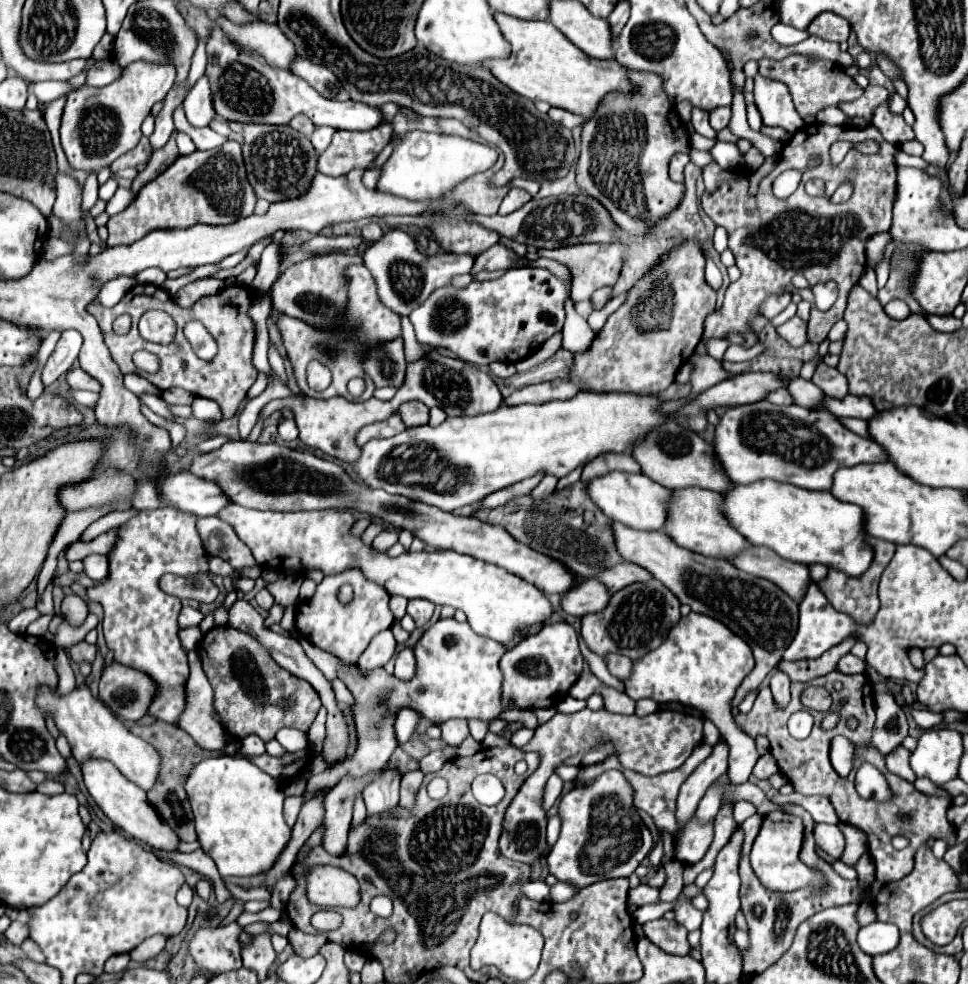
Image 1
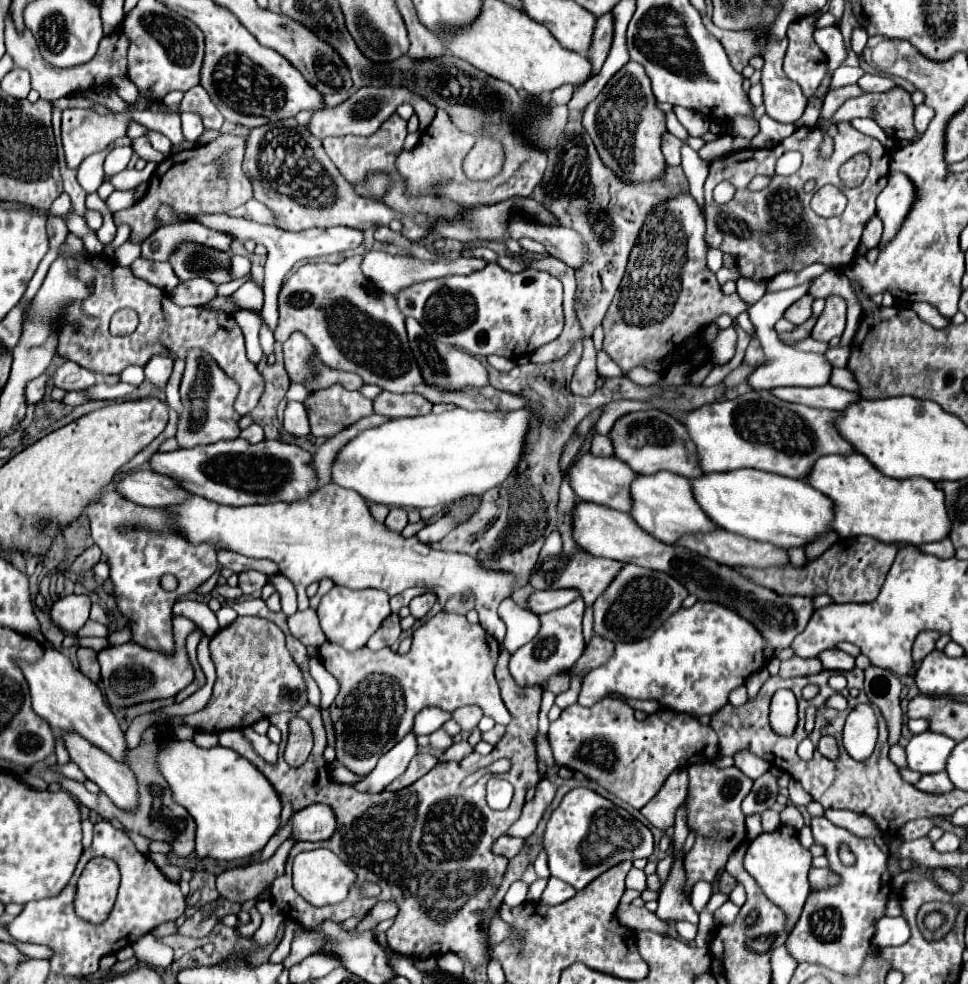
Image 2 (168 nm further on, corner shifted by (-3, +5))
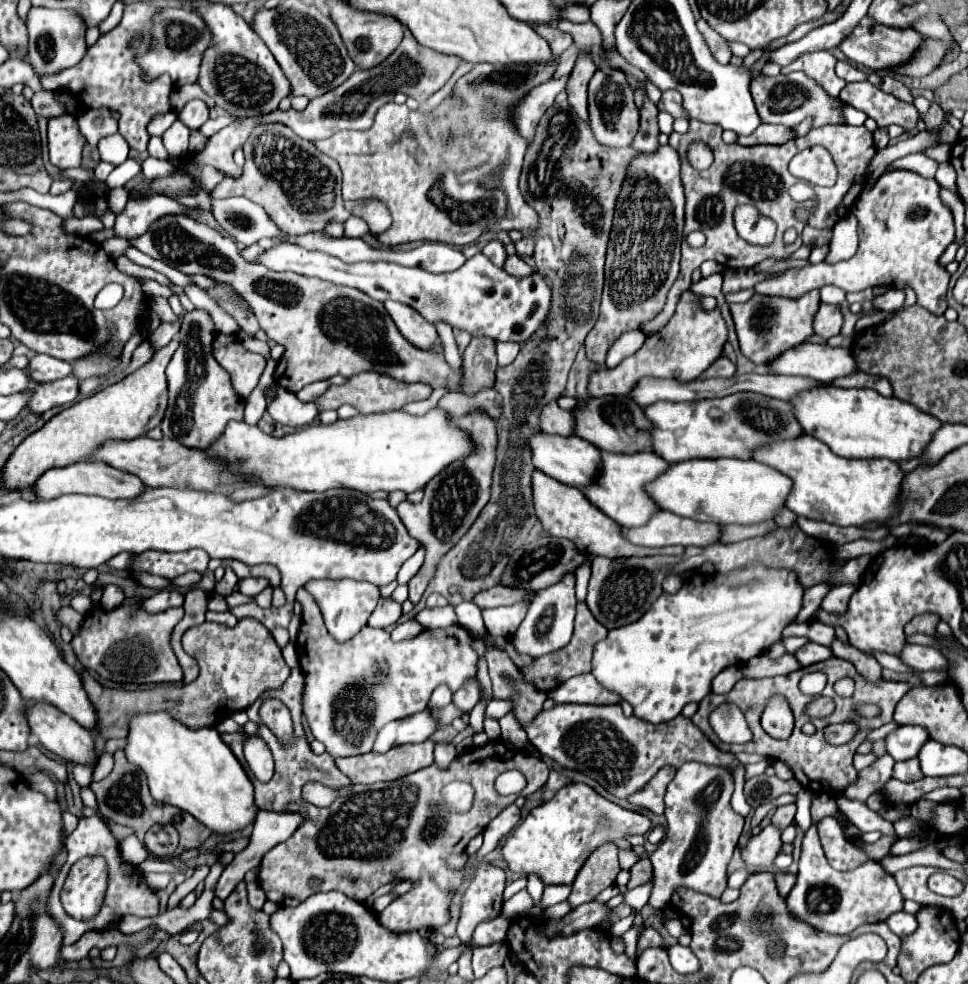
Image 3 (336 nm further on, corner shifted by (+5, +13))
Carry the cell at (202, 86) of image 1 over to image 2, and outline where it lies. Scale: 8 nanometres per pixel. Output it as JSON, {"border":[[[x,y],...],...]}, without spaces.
{"border":[[[183,112],[181,114],[181,122],[183,122],[183,136],[185,136],[185,140],[195,142],[203,134],[201,116],[197,116],[193,112]]]}

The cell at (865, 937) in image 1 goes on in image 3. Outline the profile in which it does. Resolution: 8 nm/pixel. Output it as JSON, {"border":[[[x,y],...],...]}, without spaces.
{"border":[[[895,912],[895,914],[891,914],[891,916],[885,920],[885,924],[887,924],[887,926],[891,928],[891,932],[897,934],[897,936],[907,936],[907,934],[911,934],[911,932],[917,928],[915,916],[913,916],[913,914],[907,914],[907,912]]]}

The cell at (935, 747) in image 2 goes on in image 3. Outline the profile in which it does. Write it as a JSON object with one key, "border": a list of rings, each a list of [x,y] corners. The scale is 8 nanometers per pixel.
{"border":[[[899,726],[887,738],[887,752],[895,760],[909,760],[915,758],[921,746],[929,740],[929,732],[923,726]]]}

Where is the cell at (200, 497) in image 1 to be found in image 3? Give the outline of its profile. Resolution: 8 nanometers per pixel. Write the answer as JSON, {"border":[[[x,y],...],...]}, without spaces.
{"border":[[[87,460],[65,466],[65,468],[51,468],[37,480],[33,488],[33,492],[43,500],[53,500],[61,494],[95,494],[111,500],[117,500],[117,498],[131,500],[131,498],[137,498],[143,490],[145,490],[145,484],[139,478],[133,478],[133,474],[125,470],[117,470],[107,462],[87,462]]]}

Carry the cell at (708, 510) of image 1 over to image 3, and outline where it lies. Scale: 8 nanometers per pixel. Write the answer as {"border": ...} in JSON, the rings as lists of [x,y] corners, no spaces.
{"border":[[[603,452],[603,466],[601,466],[601,476],[593,484],[585,488],[585,496],[597,504],[599,510],[603,510],[609,518],[619,522],[621,526],[633,528],[633,526],[643,526],[647,524],[653,514],[657,514],[661,508],[657,502],[647,494],[645,486],[657,480],[661,474],[669,470],[669,462],[659,458],[657,454],[651,452],[637,452],[637,454],[609,454]]]}

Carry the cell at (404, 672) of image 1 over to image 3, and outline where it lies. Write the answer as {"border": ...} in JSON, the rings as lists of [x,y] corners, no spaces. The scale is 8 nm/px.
{"border":[[[407,620],[407,622],[401,622],[401,624],[397,624],[397,626],[393,628],[393,632],[391,632],[391,640],[393,640],[393,642],[407,640],[407,638],[417,636],[421,630],[423,630],[423,628],[421,628],[421,624],[419,624],[417,620]]]}

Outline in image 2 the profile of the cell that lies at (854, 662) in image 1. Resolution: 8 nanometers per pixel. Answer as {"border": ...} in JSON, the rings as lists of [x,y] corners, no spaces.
{"border":[[[833,648],[833,650],[823,650],[821,656],[817,656],[823,664],[825,670],[835,670],[835,672],[845,672],[845,670],[851,670],[855,666],[855,658]]]}

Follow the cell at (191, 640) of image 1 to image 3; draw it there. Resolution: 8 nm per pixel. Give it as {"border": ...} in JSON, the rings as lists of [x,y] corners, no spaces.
{"border":[[[137,604],[117,606],[111,612],[91,608],[83,620],[79,636],[71,640],[71,648],[77,660],[103,680],[113,680],[119,684],[179,682],[183,672],[169,646],[169,636],[181,618],[183,608],[169,608],[157,614],[141,612]]]}

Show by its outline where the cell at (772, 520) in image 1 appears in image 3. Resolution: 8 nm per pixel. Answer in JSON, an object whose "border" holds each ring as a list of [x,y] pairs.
{"border":[[[685,460],[673,464],[669,472],[651,482],[647,490],[661,506],[661,510],[693,518],[697,522],[749,526],[775,520],[777,510],[785,508],[785,498],[793,490],[793,480],[757,460]]]}

